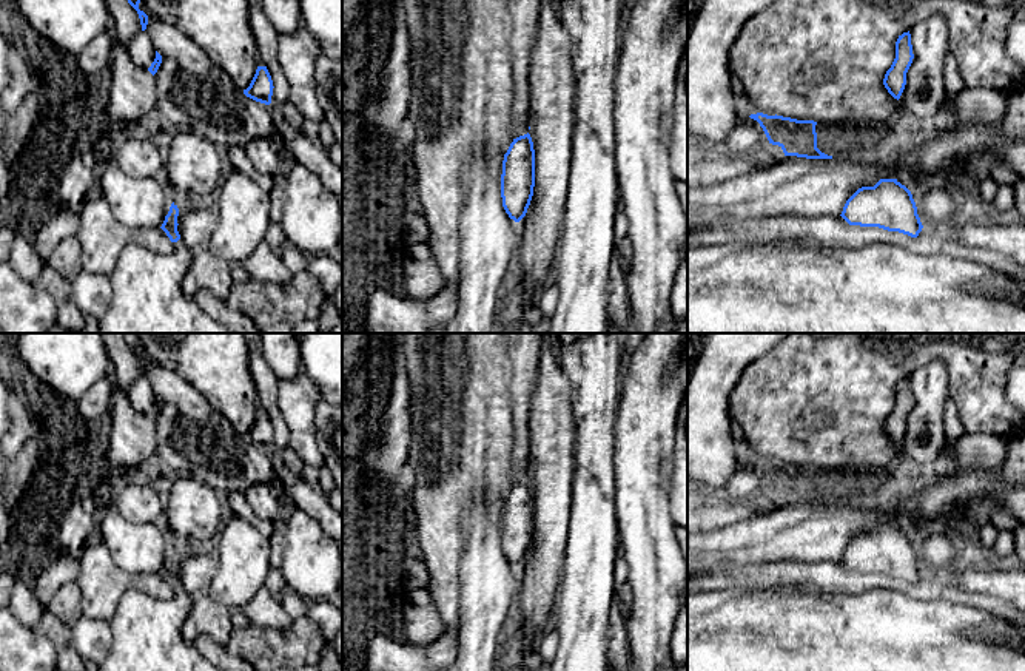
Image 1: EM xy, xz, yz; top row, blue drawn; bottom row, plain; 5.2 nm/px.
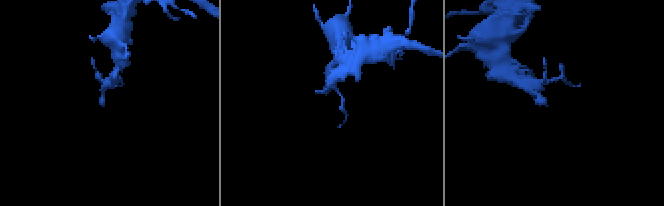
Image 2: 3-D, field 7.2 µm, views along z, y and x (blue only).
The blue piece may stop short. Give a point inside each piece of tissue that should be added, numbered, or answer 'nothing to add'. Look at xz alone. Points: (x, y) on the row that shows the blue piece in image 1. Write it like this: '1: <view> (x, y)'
1: xz (551, 80)

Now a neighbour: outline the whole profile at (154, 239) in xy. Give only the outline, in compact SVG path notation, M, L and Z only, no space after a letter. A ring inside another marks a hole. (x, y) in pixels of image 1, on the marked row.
M99 191L85 201L79 214L80 262L89 273L111 275L119 255L133 242L157 253L170 253L174 247L160 227L131 228L119 222Z

